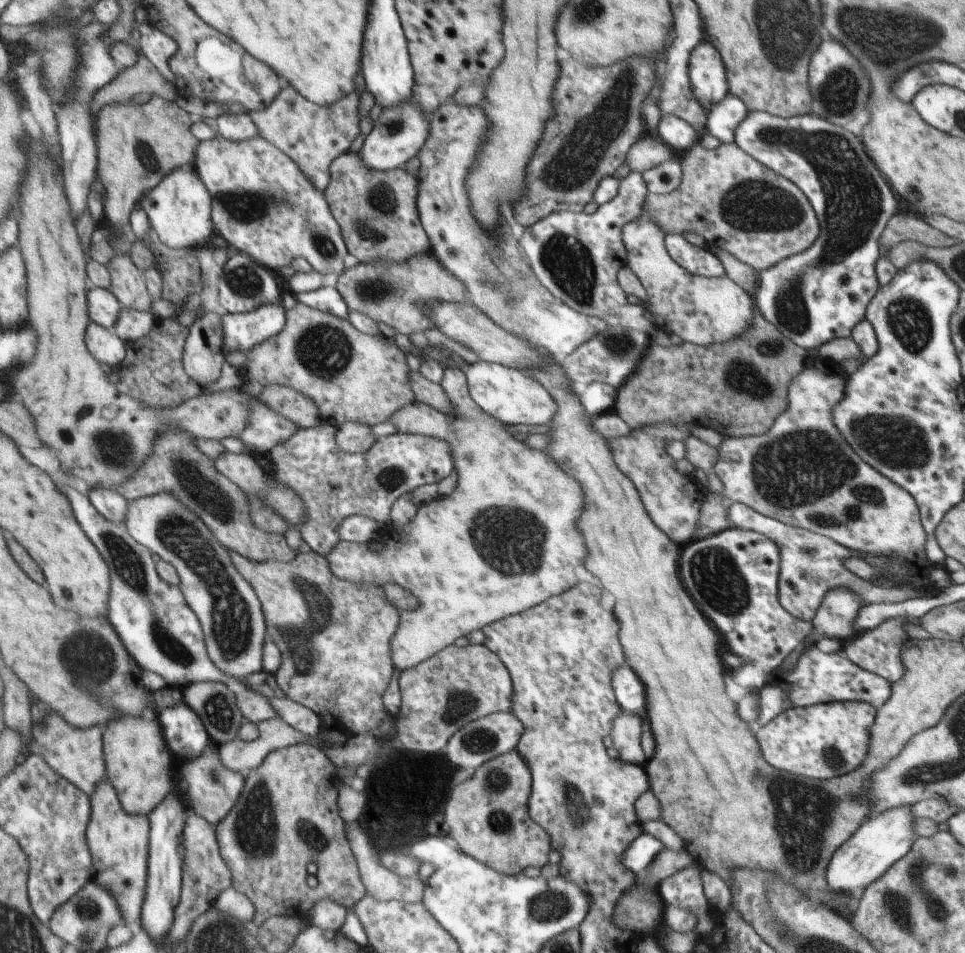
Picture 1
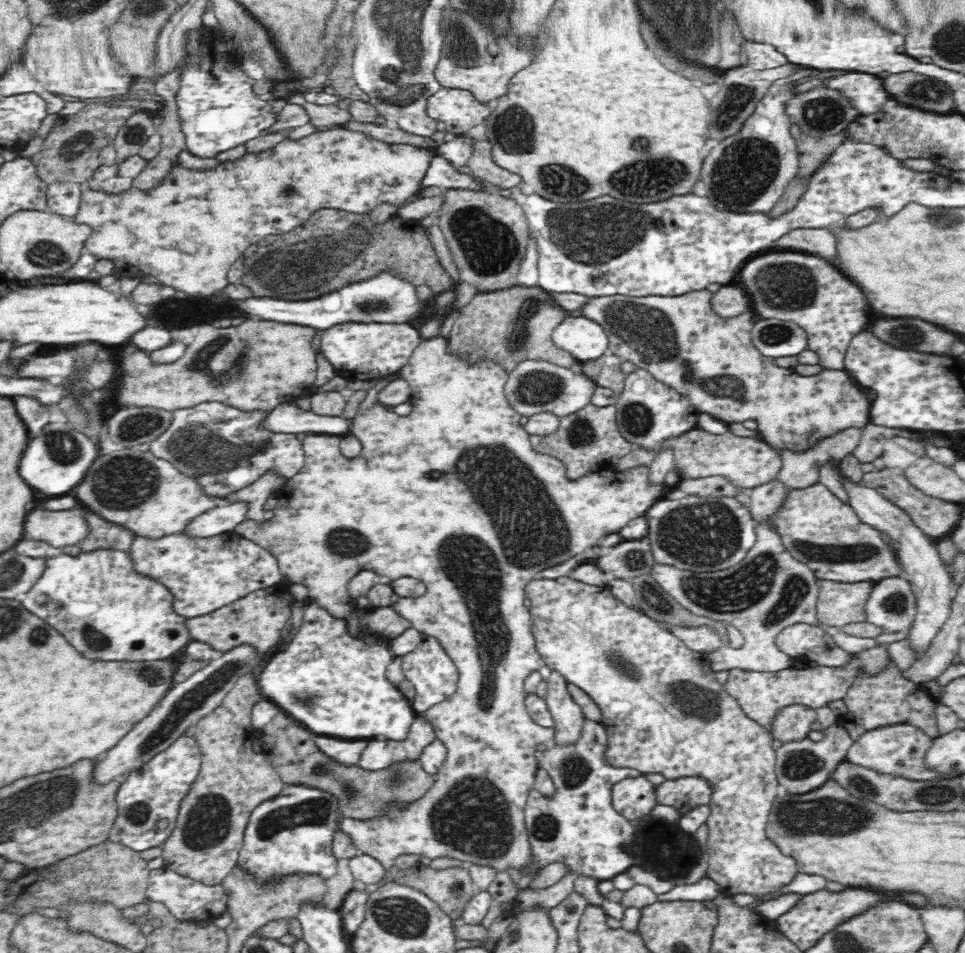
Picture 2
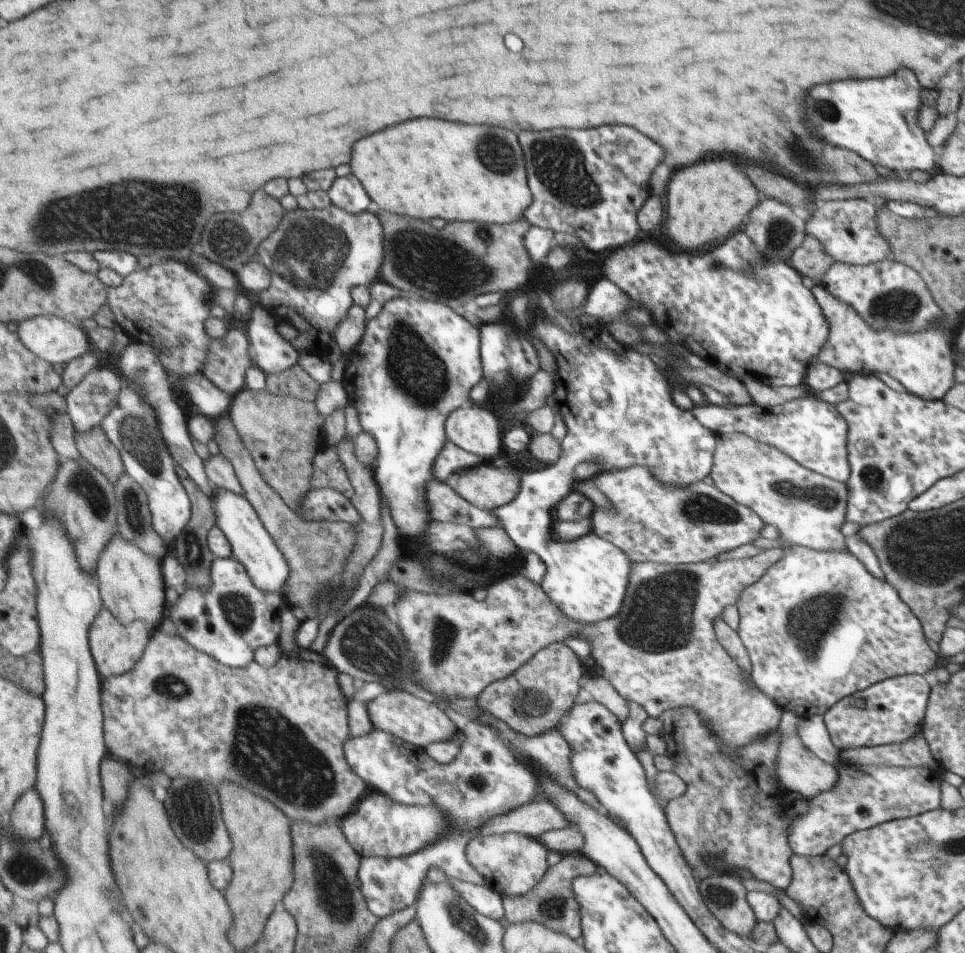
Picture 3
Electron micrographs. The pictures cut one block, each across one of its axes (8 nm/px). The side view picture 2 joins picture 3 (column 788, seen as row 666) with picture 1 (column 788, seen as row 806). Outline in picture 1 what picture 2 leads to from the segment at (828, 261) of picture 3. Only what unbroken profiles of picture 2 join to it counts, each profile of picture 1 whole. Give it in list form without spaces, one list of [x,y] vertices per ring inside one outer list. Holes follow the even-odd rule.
[[[698,141],[676,158],[683,175],[678,189],[667,195],[647,192],[642,206],[648,218],[652,219],[665,235],[698,235],[705,243],[726,251],[755,272],[770,268],[783,258],[805,251],[812,247],[812,243],[819,237],[819,220],[804,192],[795,183],[756,162],[733,141],[721,143],[711,150],[705,150]]]

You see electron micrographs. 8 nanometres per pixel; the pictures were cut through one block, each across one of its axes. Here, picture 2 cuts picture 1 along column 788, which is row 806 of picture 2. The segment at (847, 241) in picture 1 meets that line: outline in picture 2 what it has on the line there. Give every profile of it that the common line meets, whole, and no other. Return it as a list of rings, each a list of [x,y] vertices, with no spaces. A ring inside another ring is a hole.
[[[189,733],[177,738],[170,747],[156,754],[140,769],[122,781],[117,793],[117,814],[110,829],[109,840],[132,850],[160,847],[170,836],[178,822],[182,799],[190,792],[202,764],[202,752],[196,739]],[[302,784],[285,785],[278,796],[262,802],[252,812],[237,864],[260,883],[270,883],[286,874],[317,874],[328,879],[337,871],[333,834],[341,819],[333,794]]]

